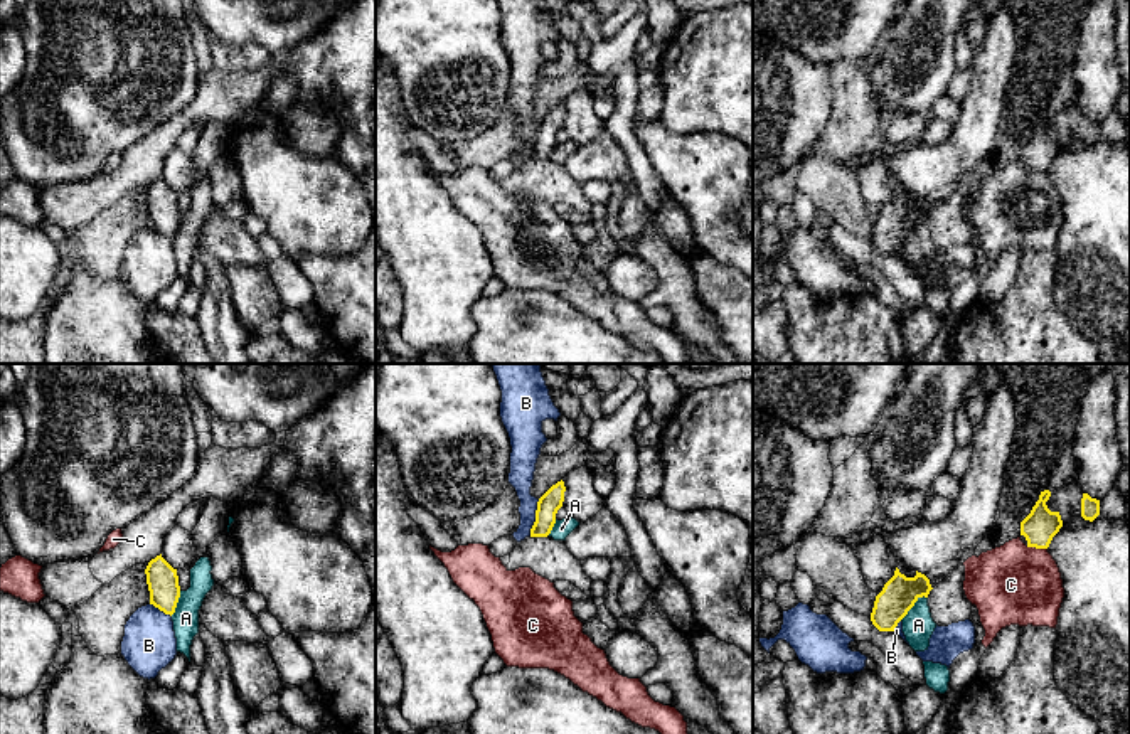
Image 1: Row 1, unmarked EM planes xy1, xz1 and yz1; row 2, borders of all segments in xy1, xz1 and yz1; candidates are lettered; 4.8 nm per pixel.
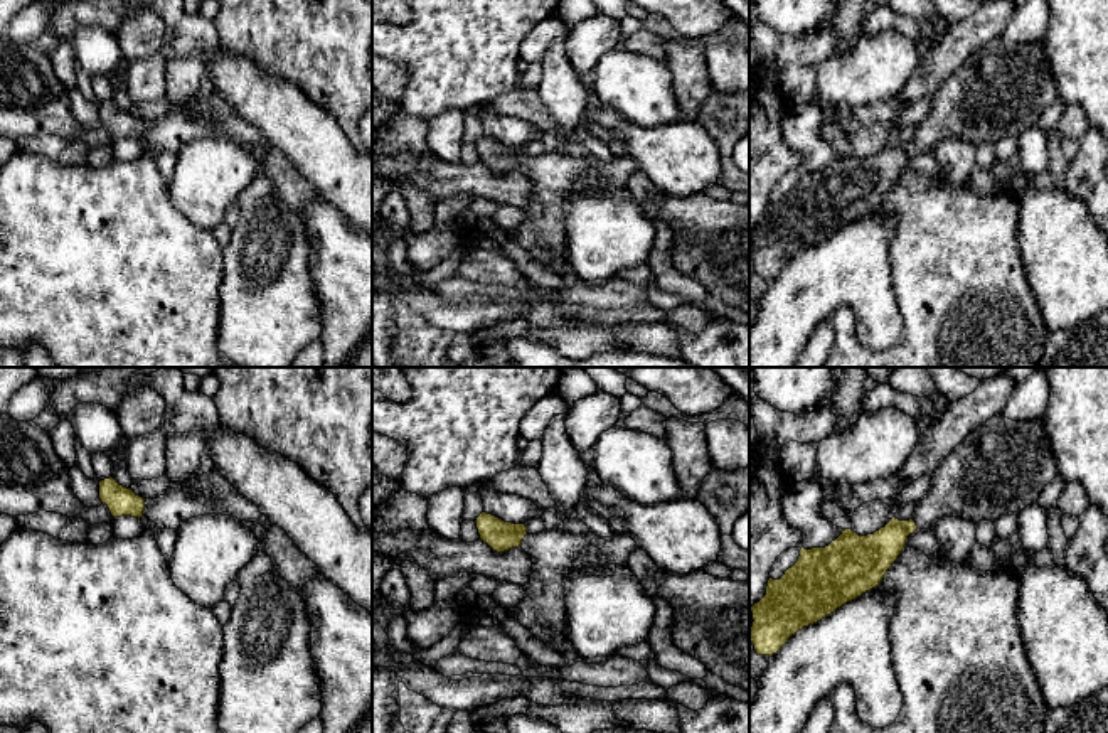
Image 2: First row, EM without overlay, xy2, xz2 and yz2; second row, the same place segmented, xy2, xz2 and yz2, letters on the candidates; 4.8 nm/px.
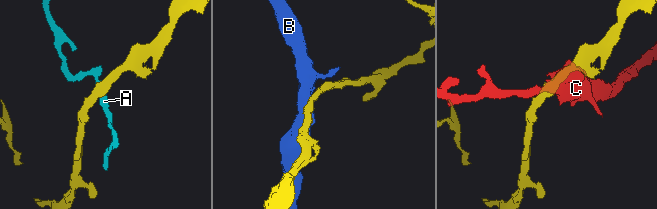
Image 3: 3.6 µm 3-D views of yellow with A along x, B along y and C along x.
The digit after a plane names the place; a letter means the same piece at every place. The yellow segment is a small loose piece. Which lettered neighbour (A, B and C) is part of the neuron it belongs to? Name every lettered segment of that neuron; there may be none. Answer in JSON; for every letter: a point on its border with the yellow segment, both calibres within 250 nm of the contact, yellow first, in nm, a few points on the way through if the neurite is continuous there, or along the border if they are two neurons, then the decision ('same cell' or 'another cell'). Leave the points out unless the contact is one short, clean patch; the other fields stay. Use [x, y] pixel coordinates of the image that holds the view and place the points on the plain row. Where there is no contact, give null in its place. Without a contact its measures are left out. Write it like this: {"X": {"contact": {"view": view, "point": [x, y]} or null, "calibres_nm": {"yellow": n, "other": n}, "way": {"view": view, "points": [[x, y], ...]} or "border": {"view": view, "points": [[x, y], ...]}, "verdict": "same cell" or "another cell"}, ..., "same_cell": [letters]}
{"A": {"contact": {"view": "yz1", "point": [913, 228]}, "calibres_nm": {"yellow": 170, "other": 150}, "border": {"view": "yz1", "points": [[927, 219], [922, 219], [900, 243]]}, "verdict": "another cell"}, "B": {"contact": {"view": "xz1", "point": [536, 140]}, "calibres_nm": {"yellow": 110, "other": 120}, "border": {"view": "xz1", "points": [[539, 122], [536, 143], [529, 157]]}, "verdict": "another cell"}, "C": {"contact": {"view": "yz1", "point": [1036, 170]}, "calibres_nm": {"yellow": 160, "other": 380}, "verdict": "another cell"}, "same_cell": []}

